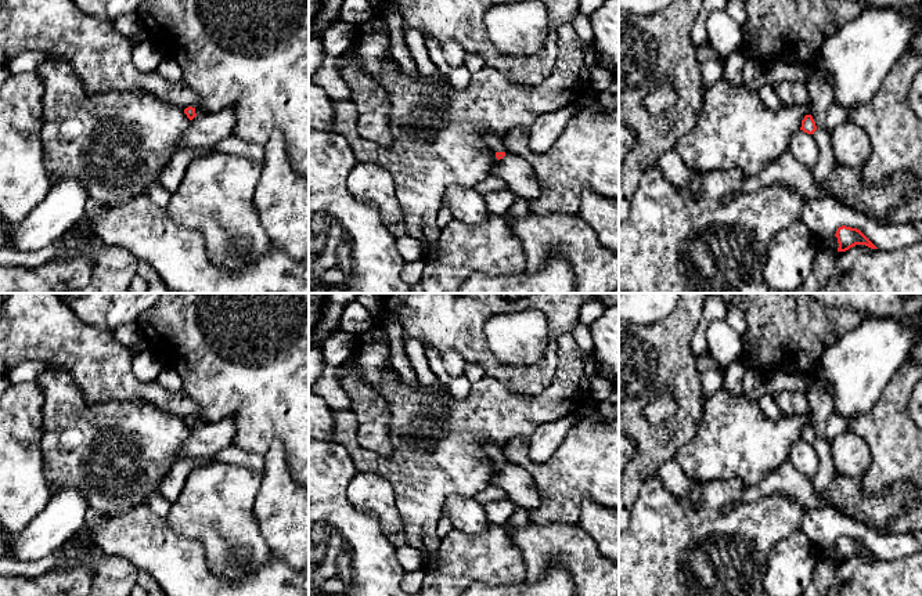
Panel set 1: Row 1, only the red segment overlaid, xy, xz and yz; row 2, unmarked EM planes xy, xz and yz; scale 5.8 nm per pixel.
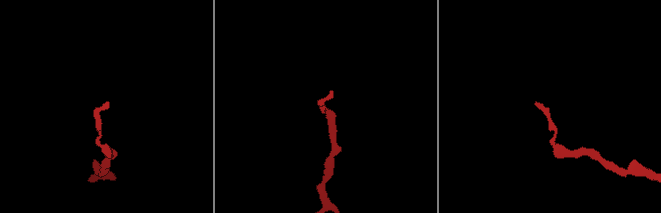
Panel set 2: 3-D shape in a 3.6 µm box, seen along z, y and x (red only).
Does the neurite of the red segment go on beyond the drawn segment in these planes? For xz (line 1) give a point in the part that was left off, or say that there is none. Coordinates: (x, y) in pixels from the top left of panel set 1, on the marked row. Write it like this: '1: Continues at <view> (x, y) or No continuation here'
1: Continues at xz (496, 143)

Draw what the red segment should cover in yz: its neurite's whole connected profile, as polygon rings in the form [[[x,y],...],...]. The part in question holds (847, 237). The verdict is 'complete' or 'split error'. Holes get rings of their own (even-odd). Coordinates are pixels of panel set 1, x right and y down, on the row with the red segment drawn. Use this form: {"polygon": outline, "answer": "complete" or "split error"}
{"polygon": [[[842,225],[838,228],[835,236],[838,238],[838,252],[846,252],[856,245],[865,245],[871,249],[878,249],[860,230]]], "answer": "complete"}

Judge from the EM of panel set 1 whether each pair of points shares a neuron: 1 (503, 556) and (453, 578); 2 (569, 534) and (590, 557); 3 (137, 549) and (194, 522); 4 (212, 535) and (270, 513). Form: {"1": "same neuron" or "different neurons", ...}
{"1": "same neuron", "2": "same neuron", "3": "different neurons", "4": "different neurons"}

